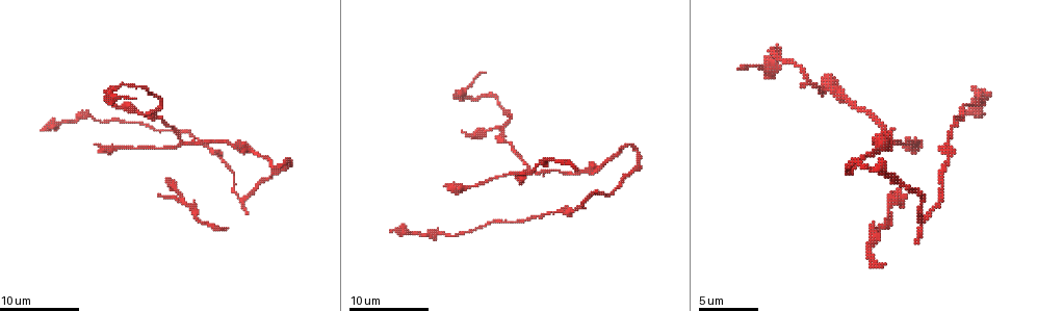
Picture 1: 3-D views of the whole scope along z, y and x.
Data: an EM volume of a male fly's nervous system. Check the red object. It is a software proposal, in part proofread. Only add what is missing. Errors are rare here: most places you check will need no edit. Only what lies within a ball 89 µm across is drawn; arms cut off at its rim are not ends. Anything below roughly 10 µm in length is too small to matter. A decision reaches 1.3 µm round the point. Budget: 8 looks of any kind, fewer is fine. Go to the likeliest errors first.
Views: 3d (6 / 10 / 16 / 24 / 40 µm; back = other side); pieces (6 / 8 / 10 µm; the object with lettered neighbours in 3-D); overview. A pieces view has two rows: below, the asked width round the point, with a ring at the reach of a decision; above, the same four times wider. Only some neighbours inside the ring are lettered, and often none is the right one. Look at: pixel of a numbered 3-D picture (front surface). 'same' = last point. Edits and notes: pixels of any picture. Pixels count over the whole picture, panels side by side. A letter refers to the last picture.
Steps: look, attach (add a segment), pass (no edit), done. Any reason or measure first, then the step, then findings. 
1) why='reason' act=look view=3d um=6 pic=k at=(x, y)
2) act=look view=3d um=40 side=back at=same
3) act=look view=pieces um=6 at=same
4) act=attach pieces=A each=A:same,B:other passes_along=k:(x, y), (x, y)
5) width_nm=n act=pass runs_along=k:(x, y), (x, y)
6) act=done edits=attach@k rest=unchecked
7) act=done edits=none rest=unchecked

why='an open end' act=look view=pieces um=10 pic=1 at=(462, 133)

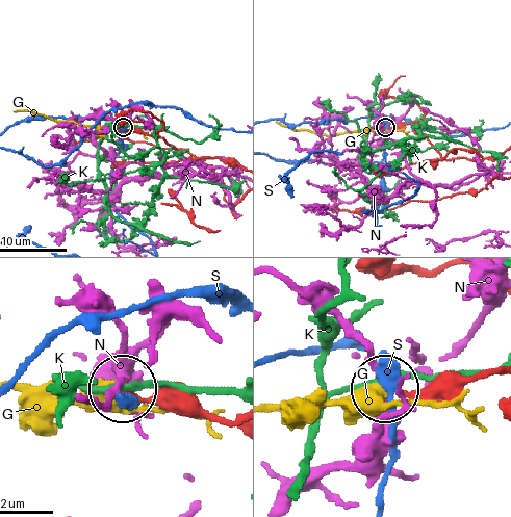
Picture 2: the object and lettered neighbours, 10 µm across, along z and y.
act=pass each=G:other,K:other,N:other,S:other runs_along=2:(235, 422), (188, 415), (124, 391) found='none of them fits'

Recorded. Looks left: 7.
why='an open end' act=look view=pieces um=8 pic=1 at=(159, 194)

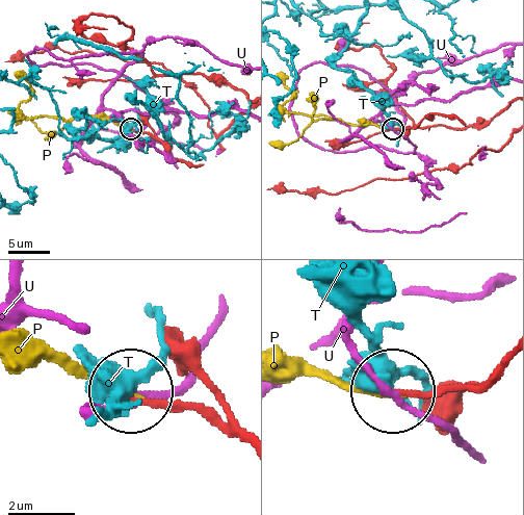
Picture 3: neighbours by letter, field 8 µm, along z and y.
act=attach pieces=P each=P:same,T:other,U:other passes_along=3:(401, 393), (279, 376) found='the neuron continues'

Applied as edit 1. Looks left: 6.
why='see it whole again' act=look view=overview

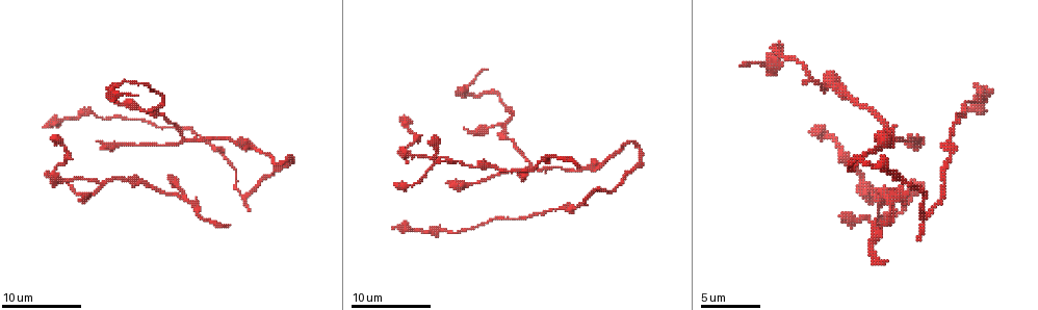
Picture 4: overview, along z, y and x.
why='free end' act=look view=pieces um=6 pic=4 at=(395, 228)

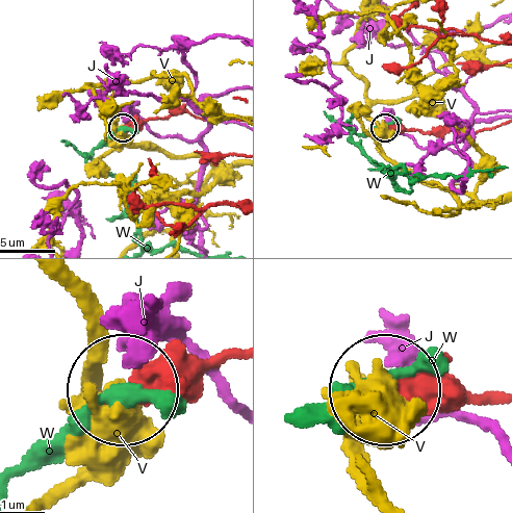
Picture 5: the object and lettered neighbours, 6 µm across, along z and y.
act=pass each=J:other,V:other,W:other runs_along=5:(488, 394), (391, 387) found='no lettered segment goes on from it'

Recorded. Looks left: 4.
why='branch stops here' act=look view=pieces um=10 pic=4 at=(402, 118)

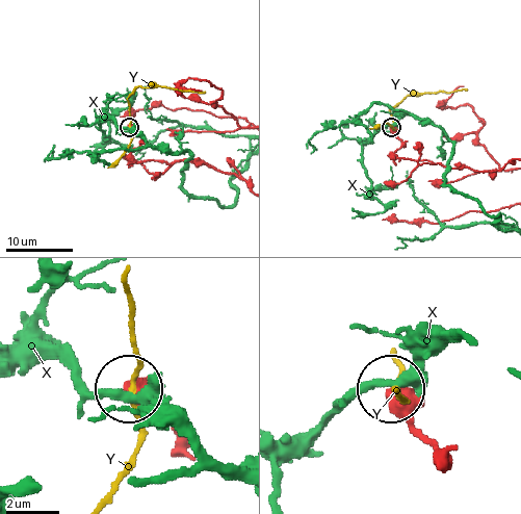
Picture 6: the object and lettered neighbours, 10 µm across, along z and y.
act=pass each=X:other,Y:other found='none of them fits'

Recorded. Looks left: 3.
act=done edits=attach@3 rest=unchecked

